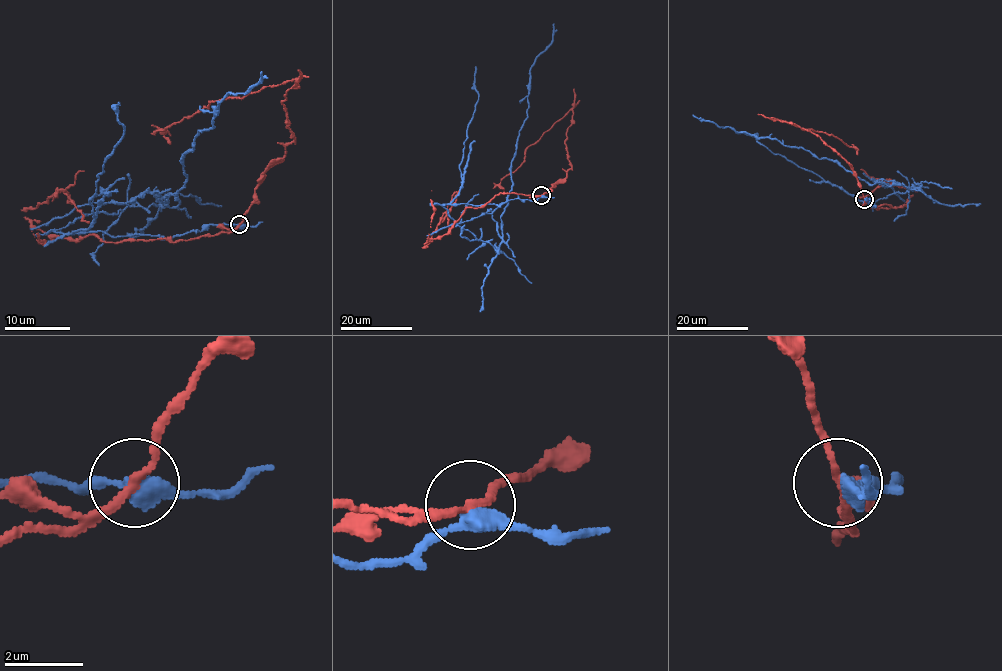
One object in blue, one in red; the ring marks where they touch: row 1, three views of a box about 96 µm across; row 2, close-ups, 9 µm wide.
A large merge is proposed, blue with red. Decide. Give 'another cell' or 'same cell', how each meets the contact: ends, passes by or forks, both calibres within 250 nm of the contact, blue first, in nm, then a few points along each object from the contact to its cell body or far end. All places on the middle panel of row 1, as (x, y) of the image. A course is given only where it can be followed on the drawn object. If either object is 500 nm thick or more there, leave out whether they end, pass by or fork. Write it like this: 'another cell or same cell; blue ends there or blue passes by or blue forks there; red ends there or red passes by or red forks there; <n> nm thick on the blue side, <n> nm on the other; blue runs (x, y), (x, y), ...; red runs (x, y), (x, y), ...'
another cell; blue passes by; red passes by; 380 nm thick on the blue side, 170 nm on the other; blue runs (541, 196), (442, 206), (498, 250), (529, 107), (530, 69), (551, 43), (554, 24); red runs (541, 195), (566, 177), (571, 168), (565, 143), (571, 109), (526, 149), (524, 161), (501, 180), (503, 188)

